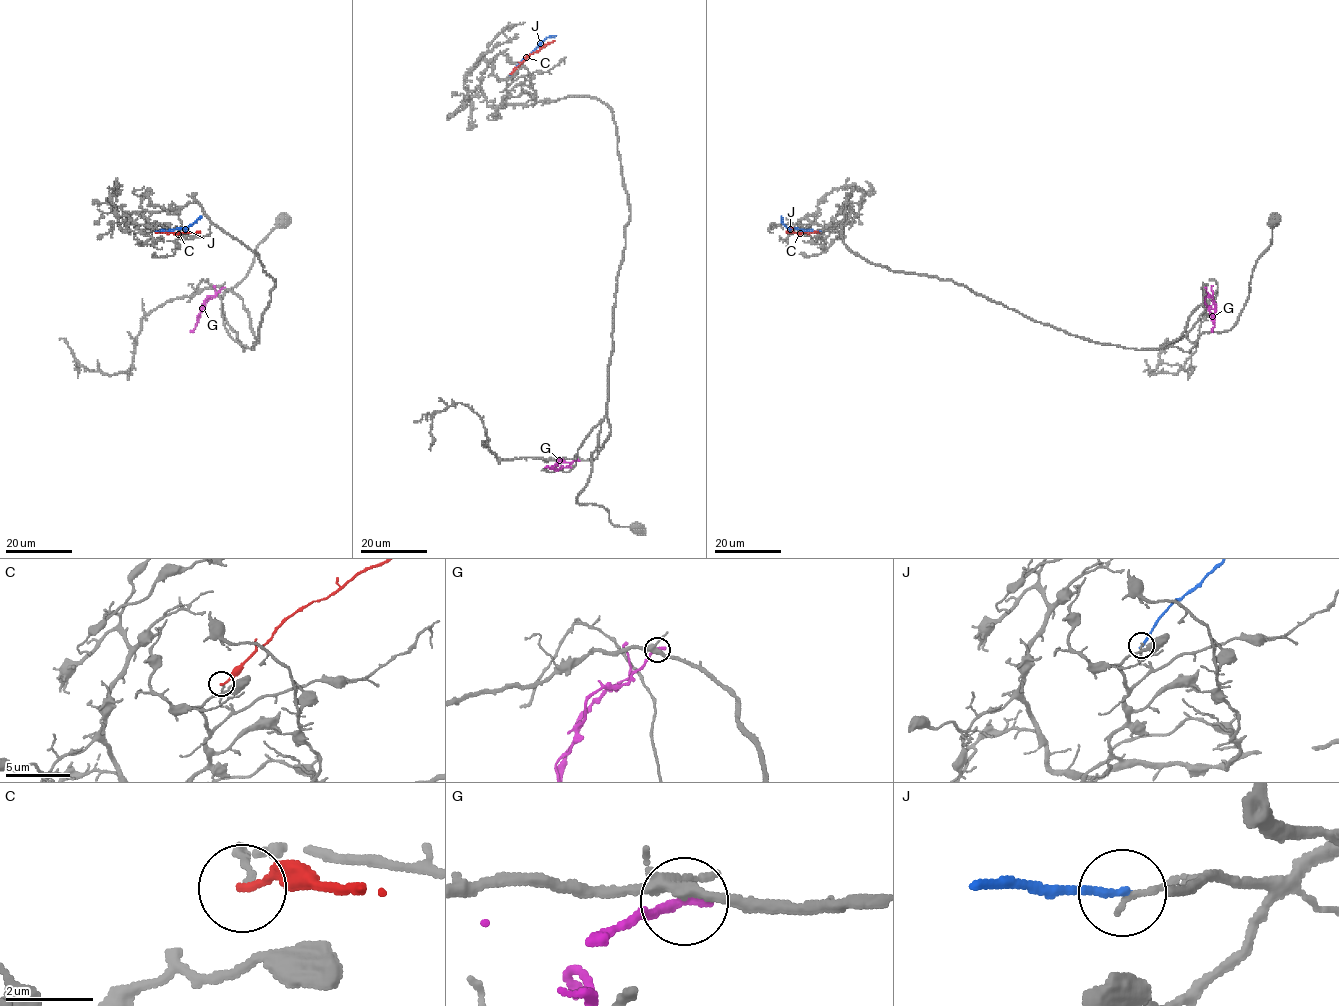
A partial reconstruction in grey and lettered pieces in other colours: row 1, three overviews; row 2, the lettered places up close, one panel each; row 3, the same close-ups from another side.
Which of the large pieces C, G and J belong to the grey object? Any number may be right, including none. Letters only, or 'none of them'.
none of them

